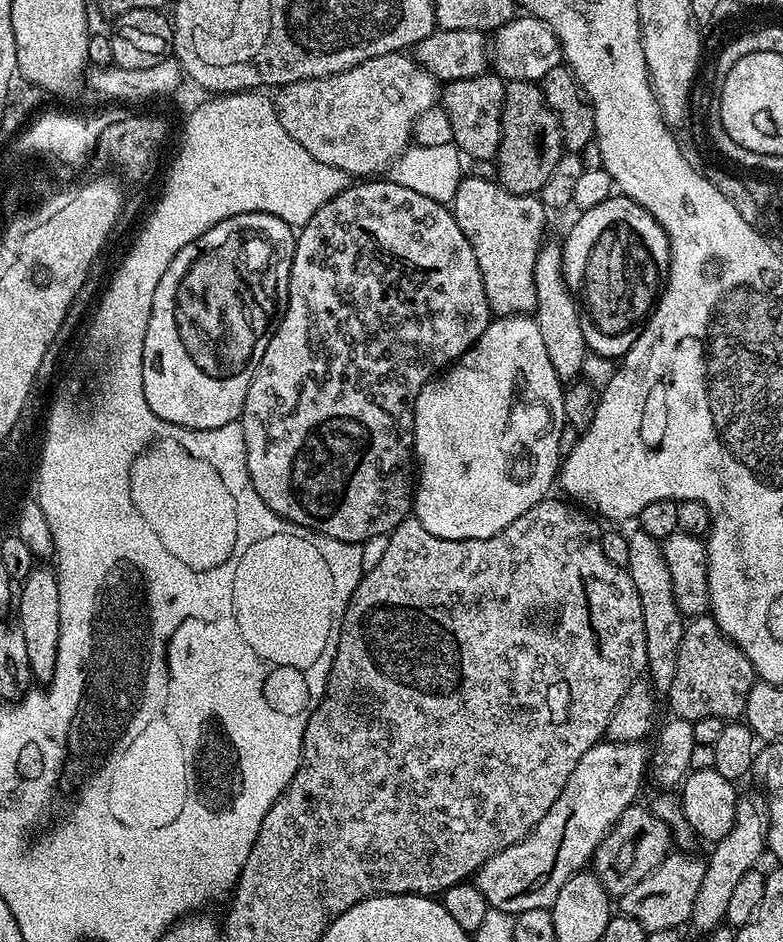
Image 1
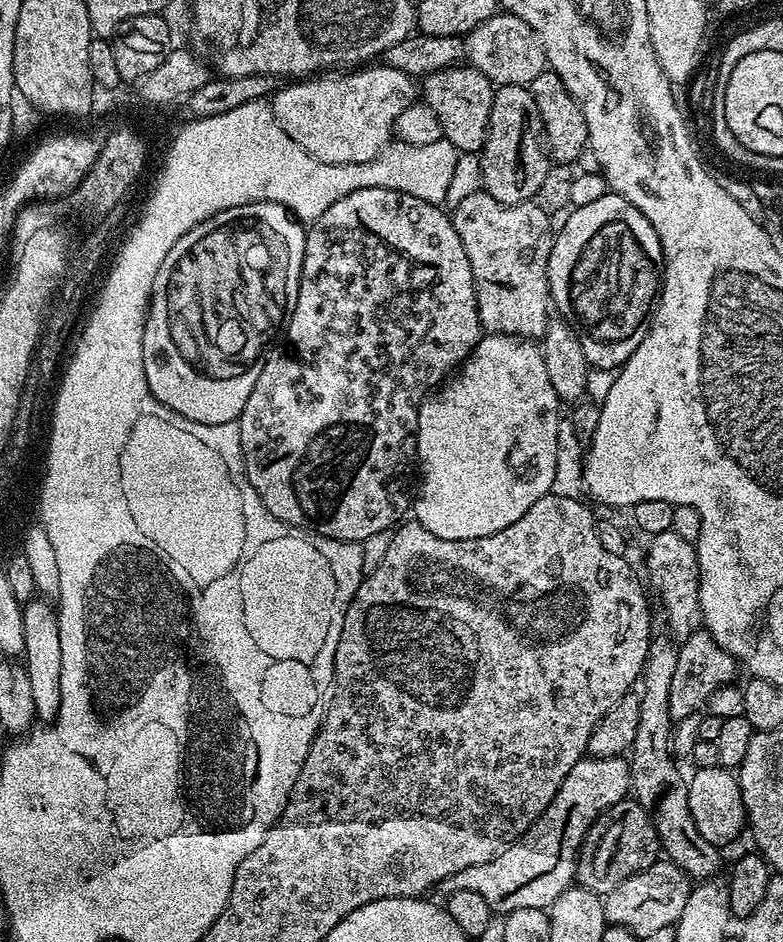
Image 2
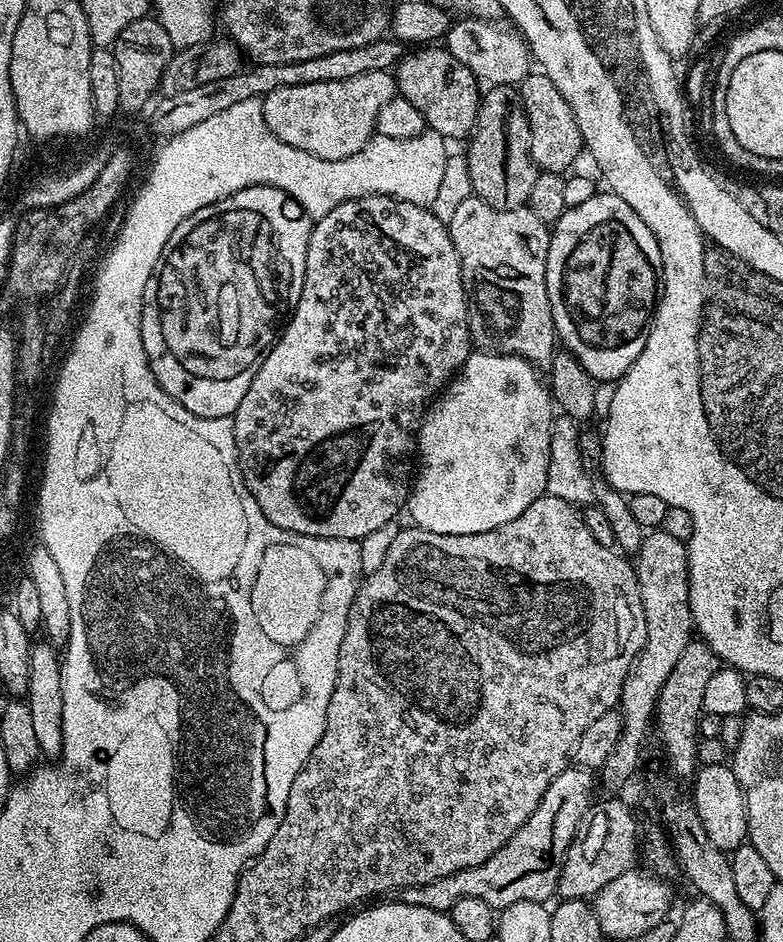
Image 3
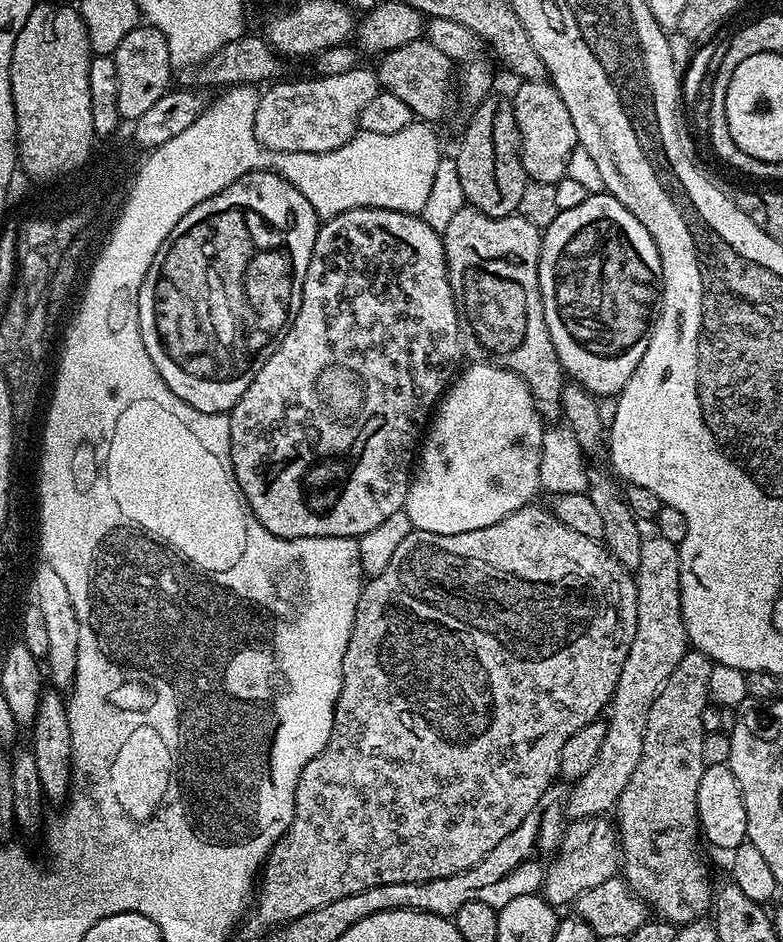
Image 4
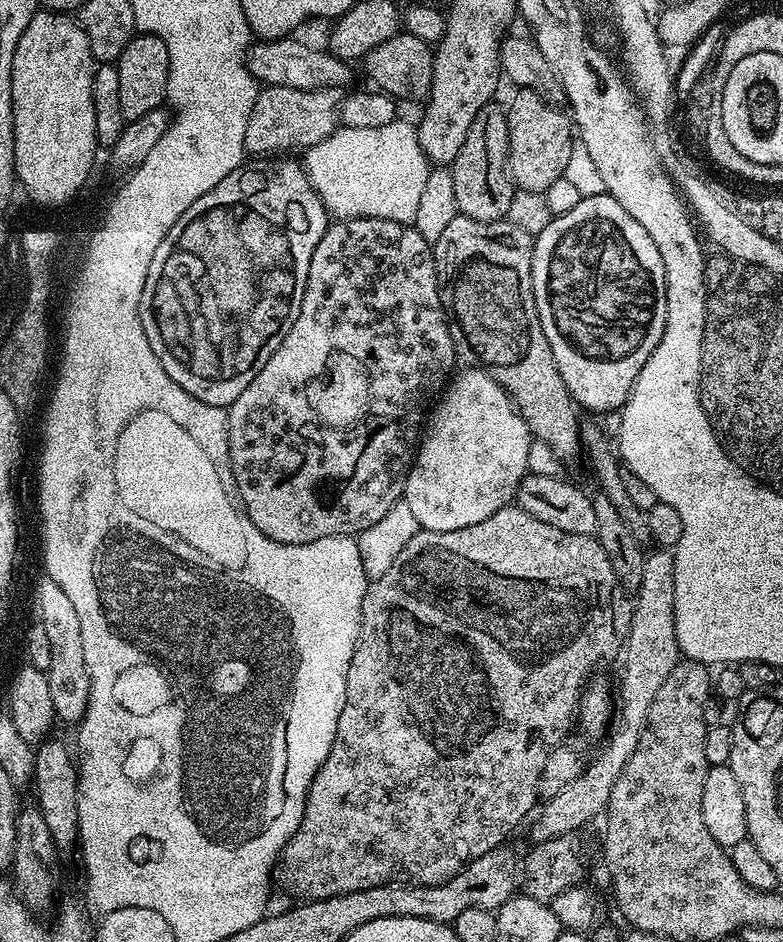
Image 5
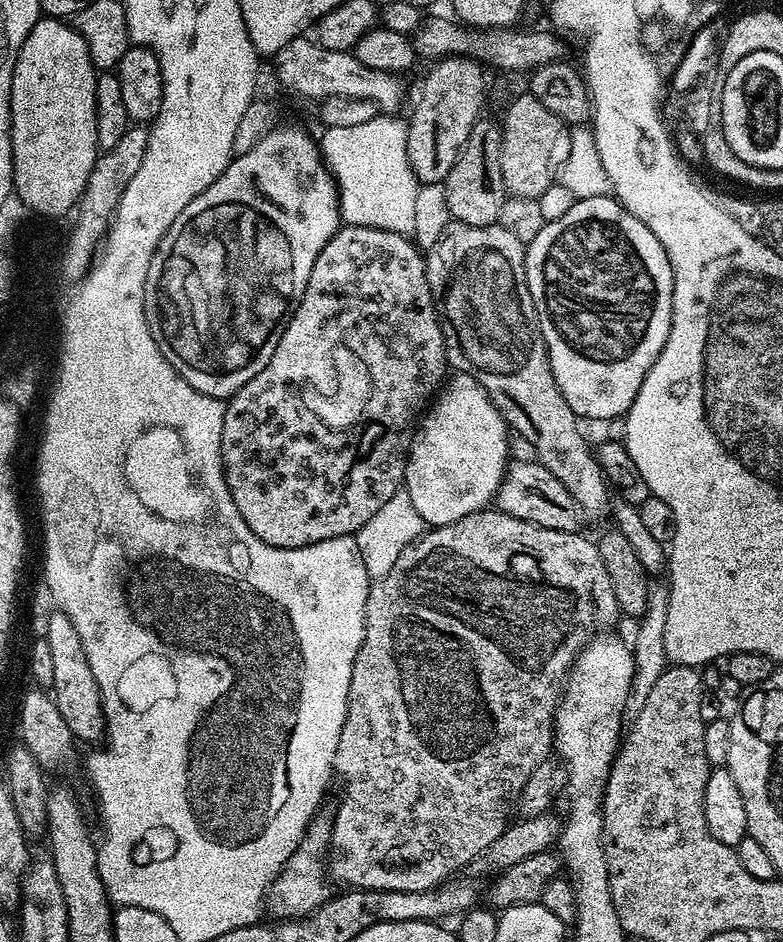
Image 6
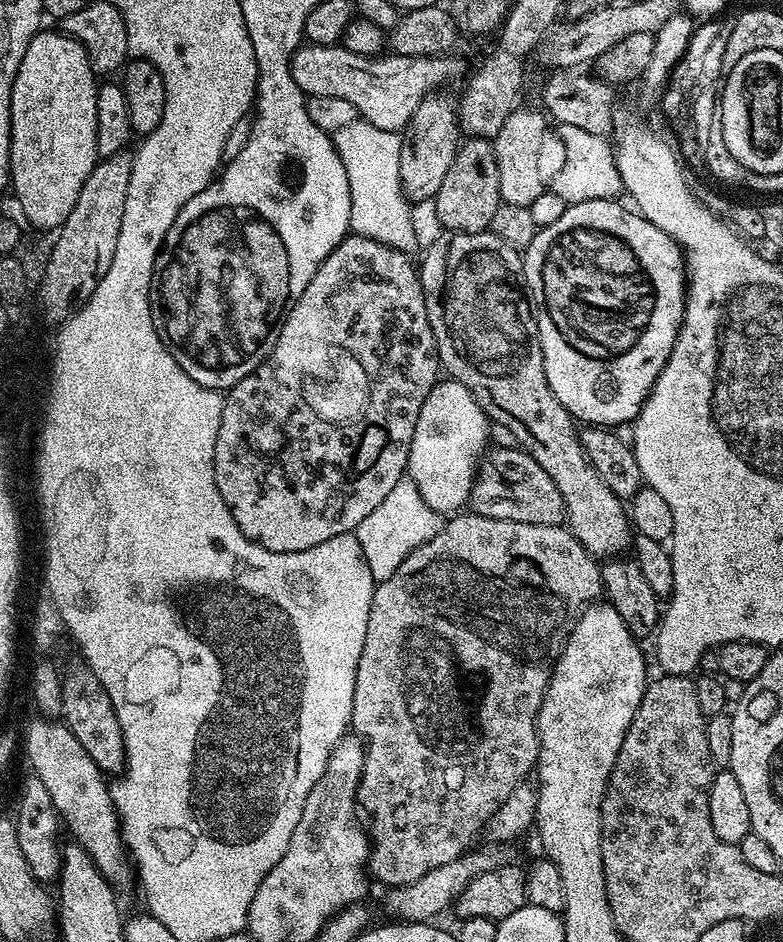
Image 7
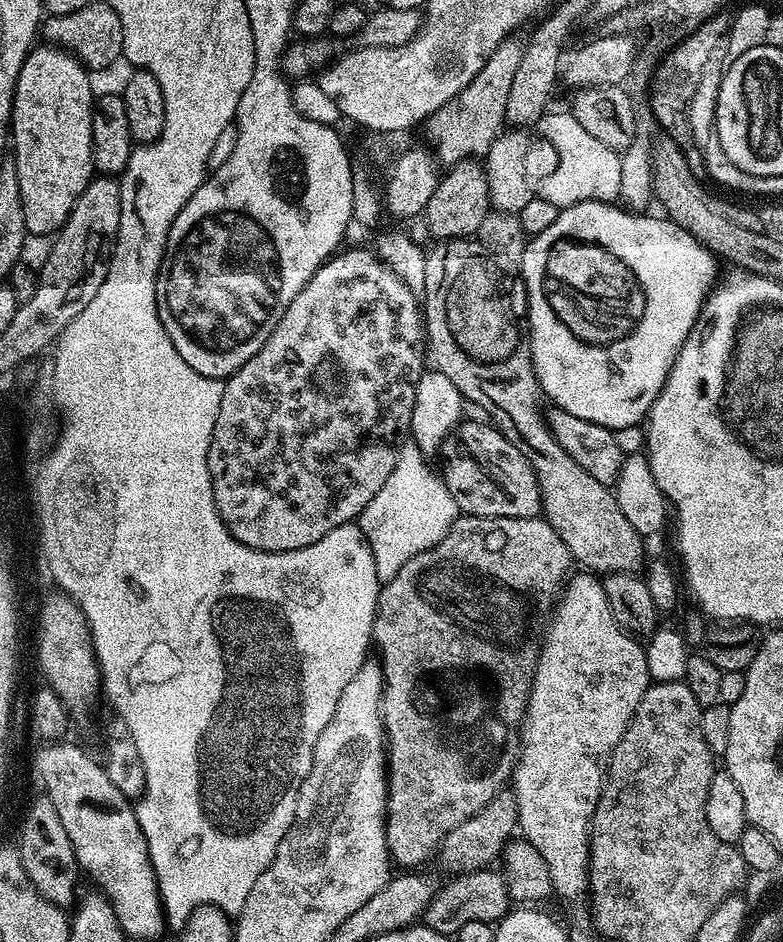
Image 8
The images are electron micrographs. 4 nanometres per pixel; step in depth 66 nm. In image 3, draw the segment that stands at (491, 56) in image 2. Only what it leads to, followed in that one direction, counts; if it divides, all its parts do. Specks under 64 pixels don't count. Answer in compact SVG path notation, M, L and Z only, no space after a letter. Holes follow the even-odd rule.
M465 17L448 29L444 46L458 62L465 63L477 79L487 85L519 85L532 70L531 49L523 35L502 22Z

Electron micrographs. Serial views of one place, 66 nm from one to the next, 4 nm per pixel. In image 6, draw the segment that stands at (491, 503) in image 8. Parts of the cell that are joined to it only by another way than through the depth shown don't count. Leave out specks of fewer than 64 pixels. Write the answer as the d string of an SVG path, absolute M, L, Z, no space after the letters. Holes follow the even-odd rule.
M535 459L516 460L509 463L508 469L504 471L504 481L496 491L494 501L499 511L510 514L514 518L522 518L534 526L542 526L550 530L562 530L563 532L580 532L580 523L586 520L580 511L578 502L574 502L574 494L546 470L546 466Z

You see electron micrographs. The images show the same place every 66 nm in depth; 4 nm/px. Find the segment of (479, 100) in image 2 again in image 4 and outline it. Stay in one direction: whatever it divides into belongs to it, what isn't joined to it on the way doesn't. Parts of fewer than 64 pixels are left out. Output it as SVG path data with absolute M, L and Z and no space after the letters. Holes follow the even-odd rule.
M427 38L406 42L406 46L398 46L394 50L383 53L379 60L381 62L380 66L376 68L376 73L383 91L394 94L394 98L400 99L401 102L406 102L406 106L410 106L413 117L424 122L437 122L436 120L442 119L447 114L452 92L454 96L454 61L446 54L442 54L437 47L432 46Z

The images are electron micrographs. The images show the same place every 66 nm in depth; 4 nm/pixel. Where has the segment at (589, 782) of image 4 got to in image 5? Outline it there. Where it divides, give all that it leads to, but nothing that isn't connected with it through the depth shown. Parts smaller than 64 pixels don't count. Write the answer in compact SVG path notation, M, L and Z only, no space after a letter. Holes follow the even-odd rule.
M668 550L649 551L645 555L642 571L642 582L634 591L636 605L632 608L632 621L628 624L628 640L623 641L624 673L620 676L620 692L615 693L612 719L608 721L606 735L599 741L600 749L593 760L584 765L584 773L562 794L554 794L554 798L544 800L535 813L532 824L532 840L541 844L550 838L571 836L579 833L595 816L605 815L610 802L610 790L614 790L614 782L618 782L618 774L630 762L630 754L640 741L642 730L646 726L646 718L650 714L650 702L658 694L662 682L666 682L670 670L682 658L680 647L674 634L674 555Z

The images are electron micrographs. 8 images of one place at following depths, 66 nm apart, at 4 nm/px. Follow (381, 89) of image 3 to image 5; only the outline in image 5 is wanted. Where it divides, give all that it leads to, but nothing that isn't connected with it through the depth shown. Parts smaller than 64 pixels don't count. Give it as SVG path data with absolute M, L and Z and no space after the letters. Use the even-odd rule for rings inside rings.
M268 86L258 94L246 122L244 151L248 154L280 154L283 148L307 150L332 135L340 119L342 96L337 89L294 90L290 86Z

